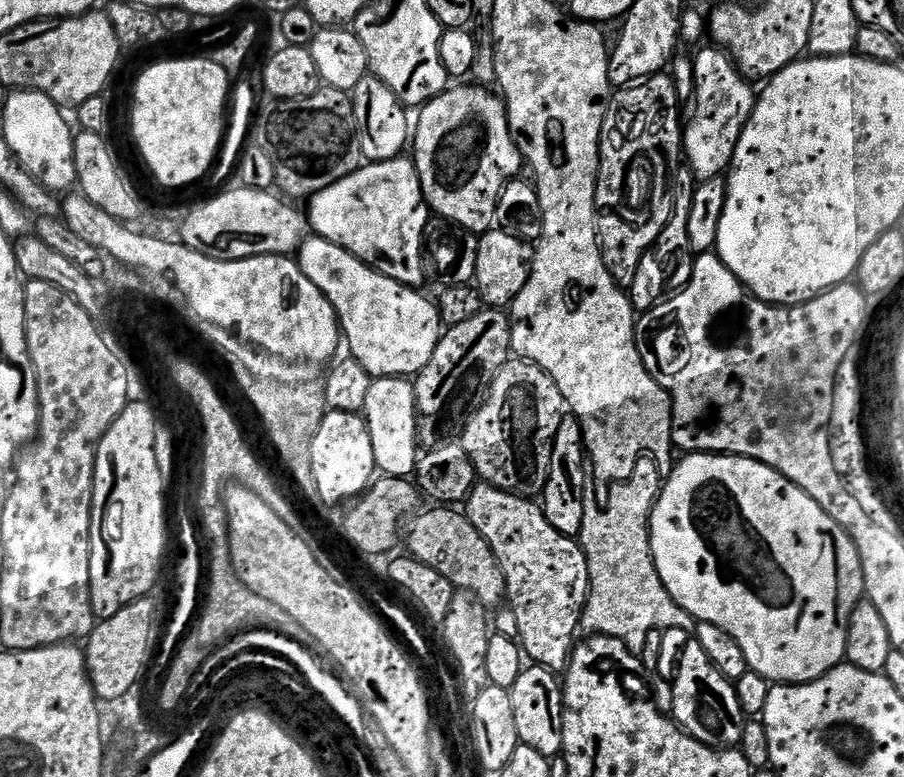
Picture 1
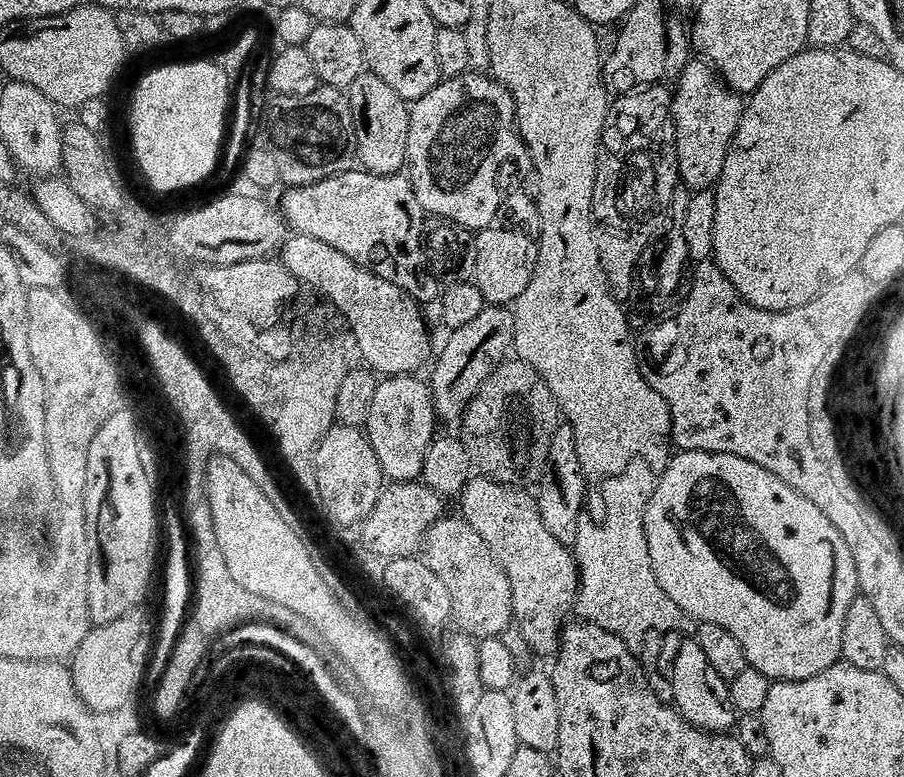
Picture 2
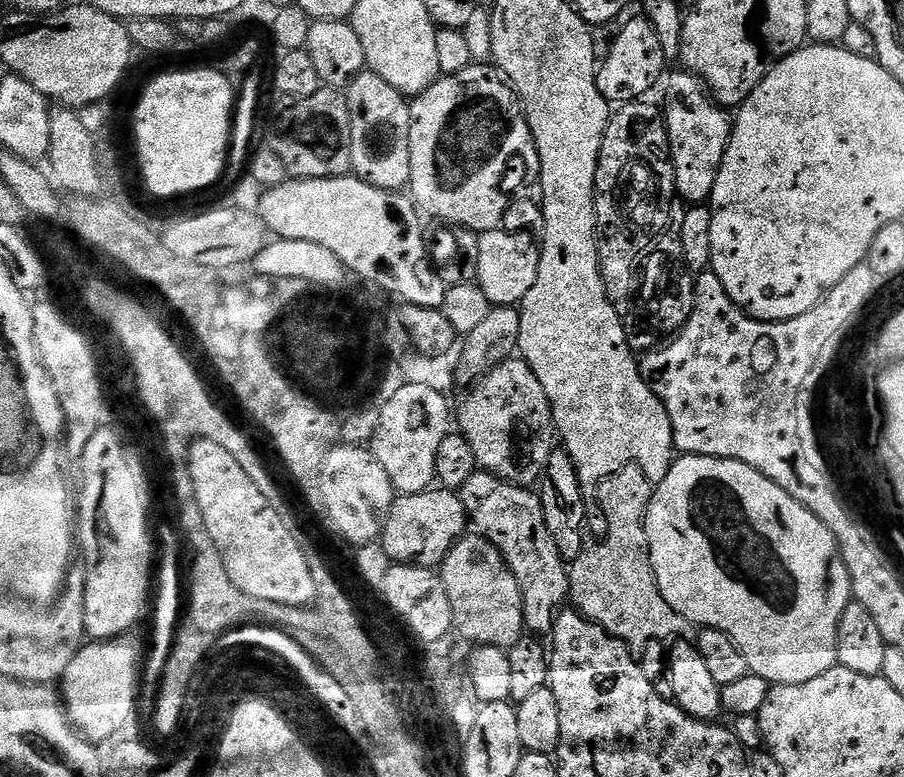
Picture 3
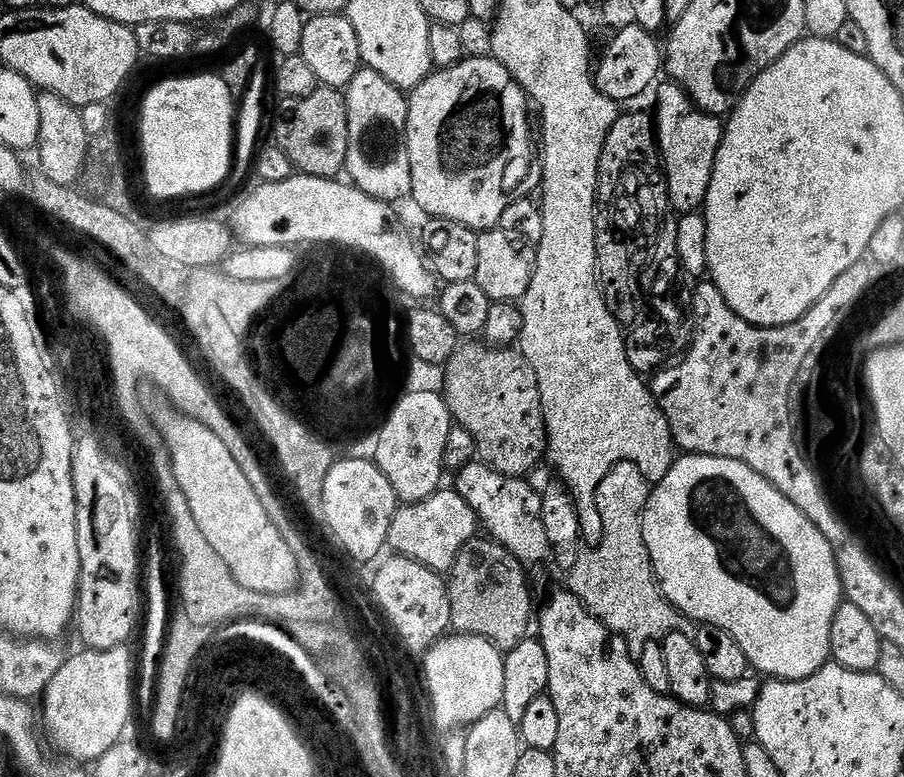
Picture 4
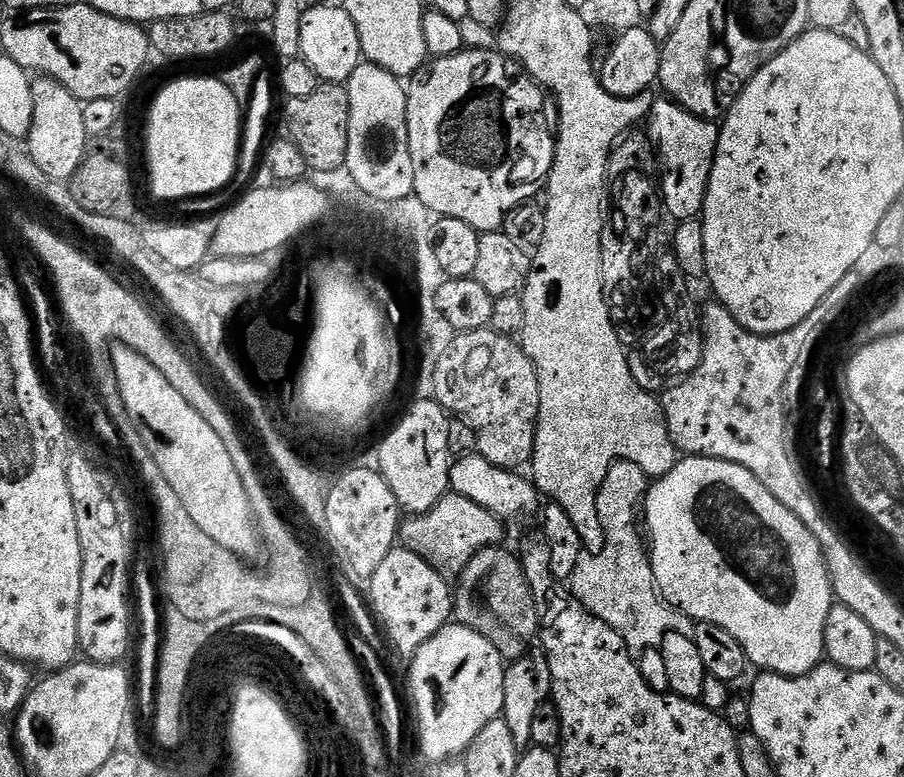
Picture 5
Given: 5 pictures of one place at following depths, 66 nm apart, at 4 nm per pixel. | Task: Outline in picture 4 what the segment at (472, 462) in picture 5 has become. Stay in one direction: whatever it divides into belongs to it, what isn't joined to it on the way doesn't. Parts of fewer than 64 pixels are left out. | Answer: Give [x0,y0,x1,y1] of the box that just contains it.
[454,462,552,569]

